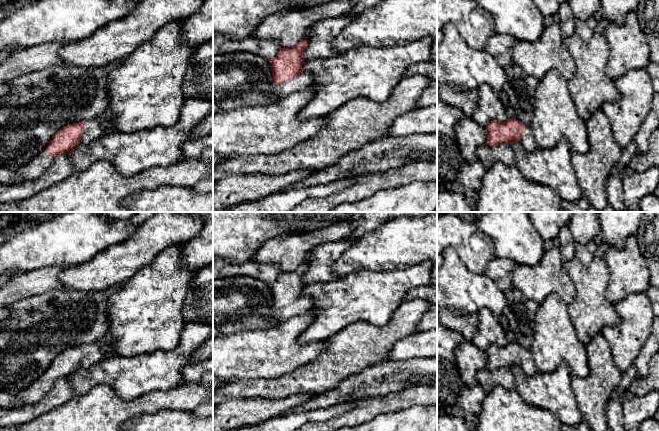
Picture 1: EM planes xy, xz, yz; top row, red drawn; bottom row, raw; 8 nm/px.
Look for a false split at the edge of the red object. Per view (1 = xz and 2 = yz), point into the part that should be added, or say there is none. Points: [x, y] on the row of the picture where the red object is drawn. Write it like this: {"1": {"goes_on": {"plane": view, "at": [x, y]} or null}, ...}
{"1": {"goes_on": {"plane": "xz", "at": [304, 79]}}, "2": {"goes_on": {"plane": "yz", "at": [527, 141]}}}

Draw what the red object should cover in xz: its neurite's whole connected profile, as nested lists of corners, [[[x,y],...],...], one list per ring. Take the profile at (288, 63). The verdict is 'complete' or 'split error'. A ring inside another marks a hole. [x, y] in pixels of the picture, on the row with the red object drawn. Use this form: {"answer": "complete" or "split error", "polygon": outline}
{"answer": "split error", "polygon": [[[303,39],[294,47],[282,48],[271,59],[272,93],[276,101],[305,87],[312,86],[313,74],[303,70],[305,63],[303,52],[307,45],[308,40]]]}

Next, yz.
{"answer": "split error", "polygon": [[[508,118],[505,122],[491,121],[486,126],[486,130],[487,144],[491,147],[502,143],[510,145],[519,143],[529,152],[534,152],[539,148],[531,127],[516,119]]]}

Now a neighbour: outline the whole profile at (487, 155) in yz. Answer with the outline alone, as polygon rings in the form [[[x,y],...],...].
[[[502,143],[491,147],[488,144],[481,146],[477,150],[478,160],[487,170],[497,161],[509,166],[516,166],[515,152],[510,144]]]

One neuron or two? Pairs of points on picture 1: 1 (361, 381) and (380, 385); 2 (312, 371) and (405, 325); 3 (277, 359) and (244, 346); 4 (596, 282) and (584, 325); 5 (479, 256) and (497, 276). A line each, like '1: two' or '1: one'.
1: one
2: one
3: one
4: one
5: two

